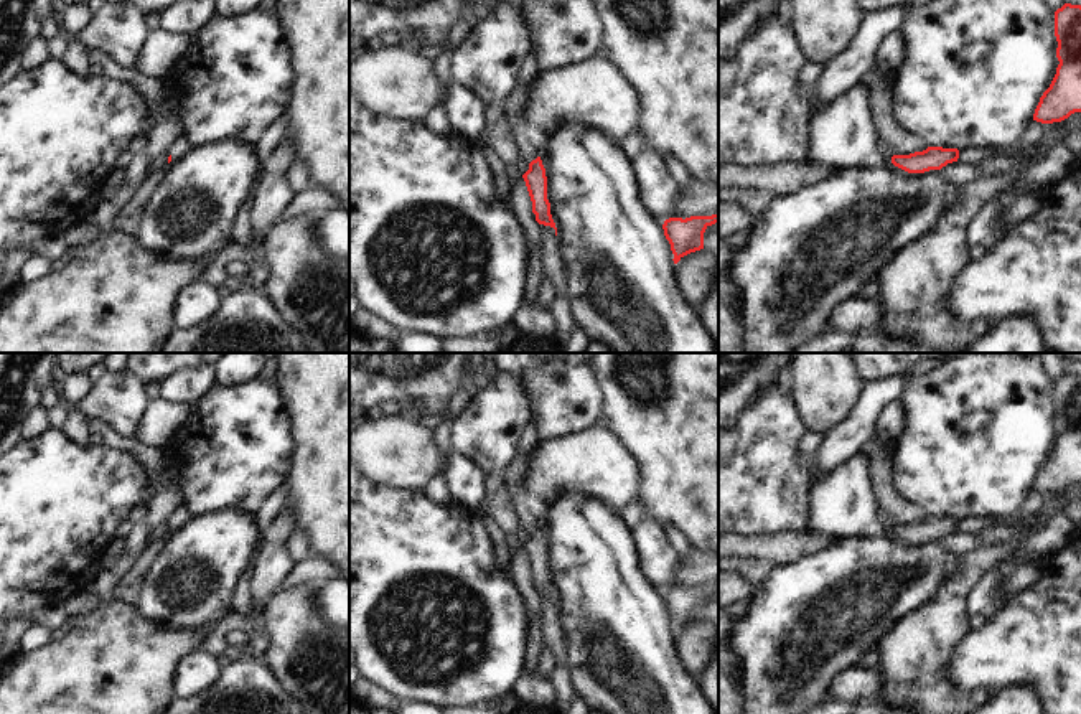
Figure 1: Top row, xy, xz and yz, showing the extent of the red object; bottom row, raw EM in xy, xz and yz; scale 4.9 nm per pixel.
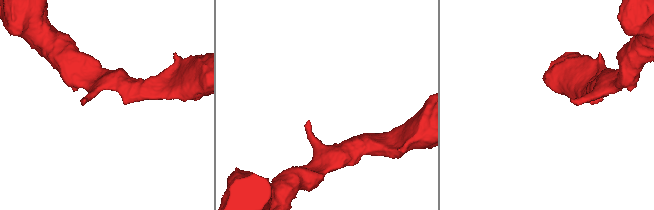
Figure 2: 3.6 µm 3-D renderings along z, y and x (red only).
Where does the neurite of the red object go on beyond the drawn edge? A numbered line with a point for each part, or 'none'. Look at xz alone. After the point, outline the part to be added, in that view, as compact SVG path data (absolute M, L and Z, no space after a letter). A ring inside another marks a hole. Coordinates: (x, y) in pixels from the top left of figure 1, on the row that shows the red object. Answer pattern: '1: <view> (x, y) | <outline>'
1: xz (528, 139) | M531 49L516 76L516 84L509 94L499 102L499 110L508 124L509 135L517 148L519 158L531 163L540 157L544 135L532 127L526 115L526 102L531 86L544 73L537 64L537 49Z

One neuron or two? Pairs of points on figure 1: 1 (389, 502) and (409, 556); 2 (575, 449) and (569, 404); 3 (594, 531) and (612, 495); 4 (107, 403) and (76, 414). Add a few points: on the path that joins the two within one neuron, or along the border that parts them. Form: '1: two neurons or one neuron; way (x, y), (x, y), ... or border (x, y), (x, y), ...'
1: one neuron; way (389, 515), (389, 536), (396, 543)
2: two neurons; border (598, 422), (577, 432), (544, 441)
3: two neurons; border (570, 492), (594, 495), (617, 512)
4: two neurons; border (79, 406), (84, 414)

